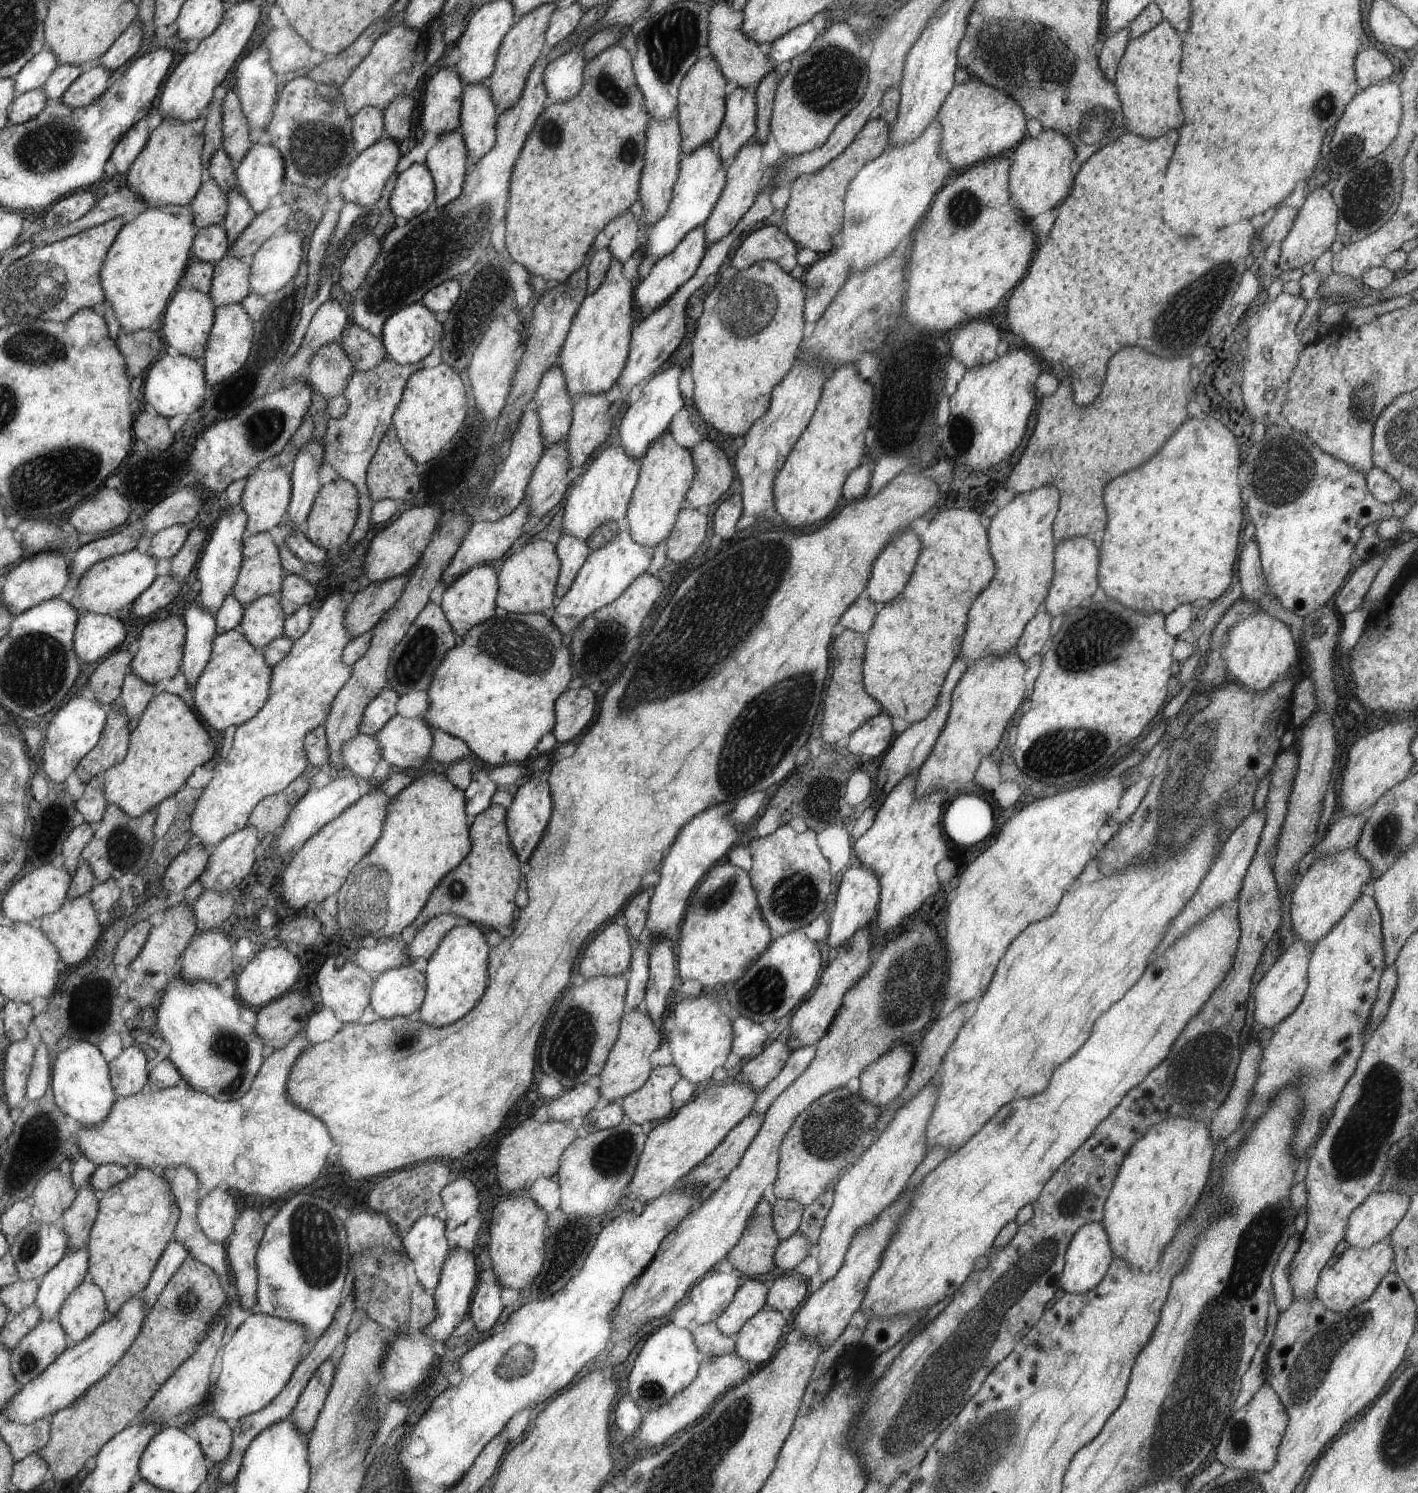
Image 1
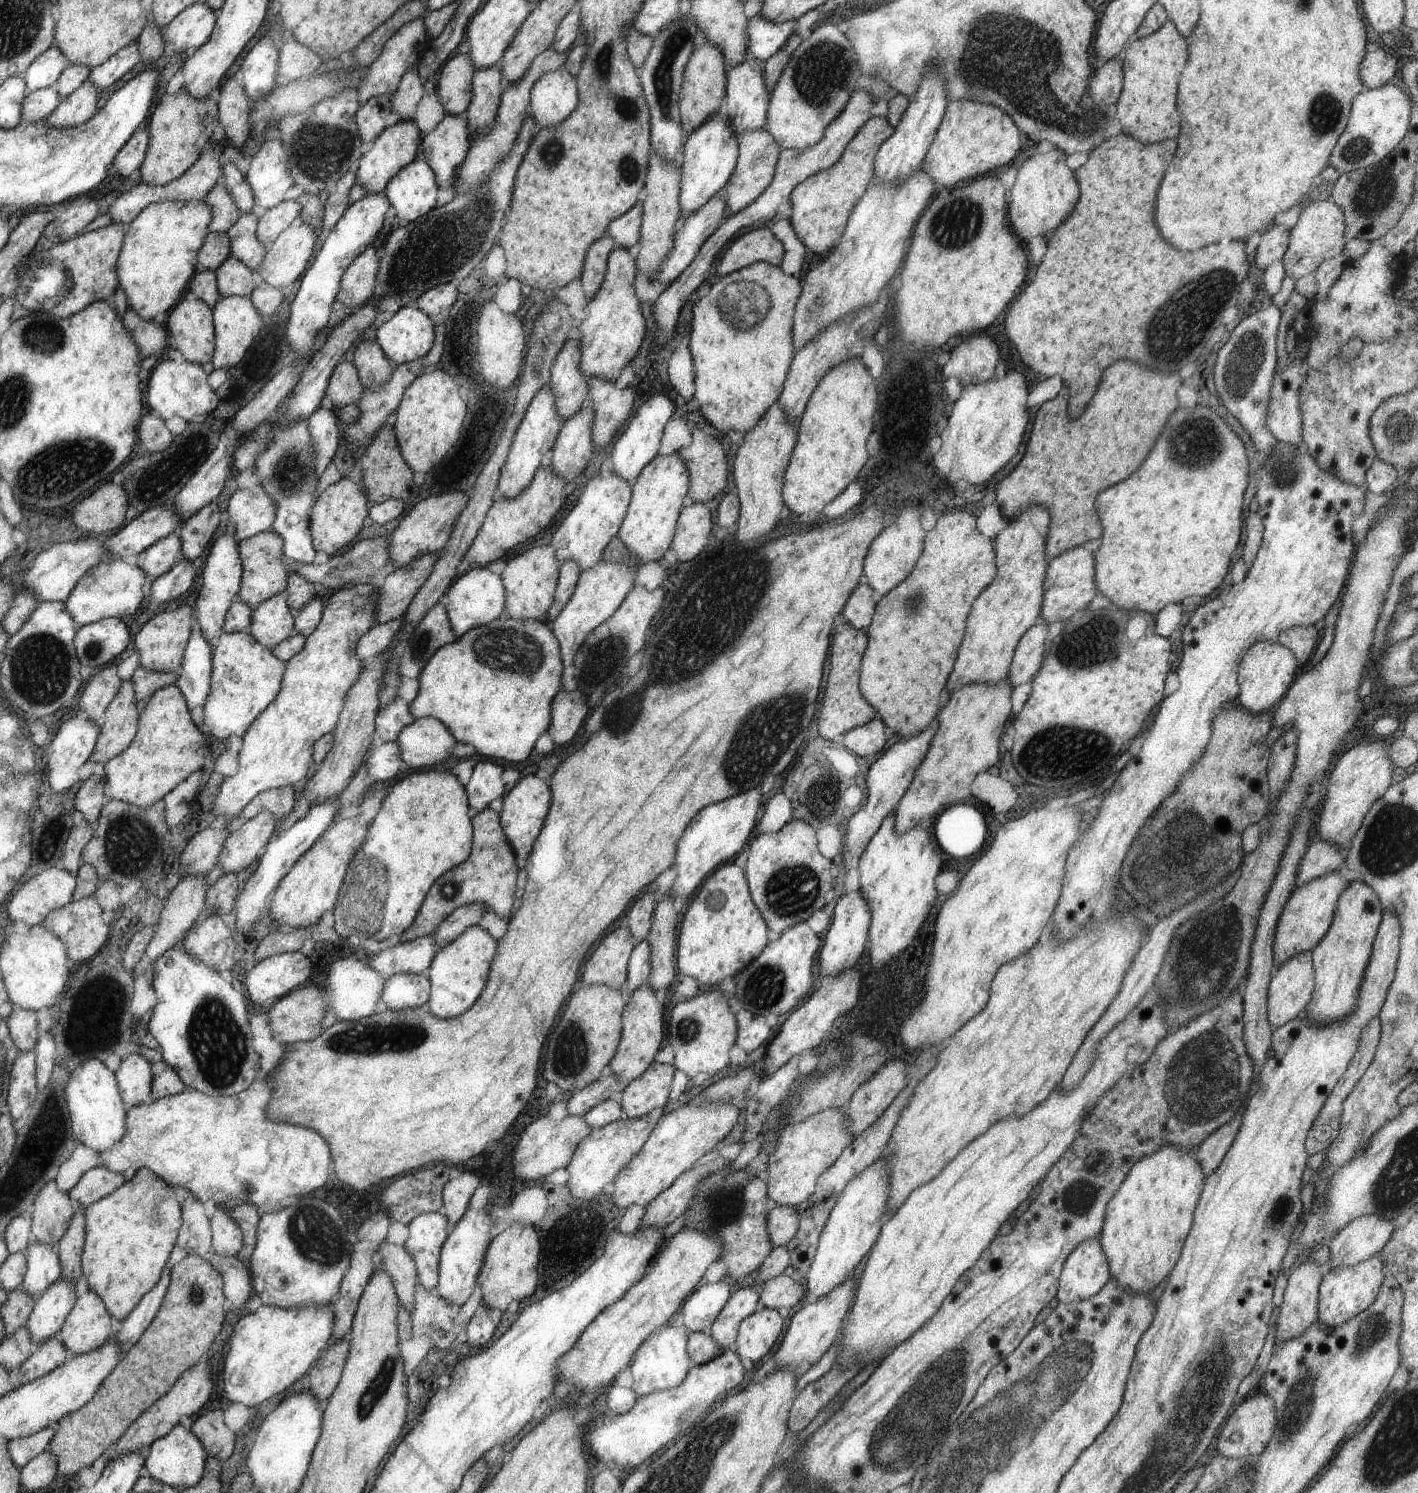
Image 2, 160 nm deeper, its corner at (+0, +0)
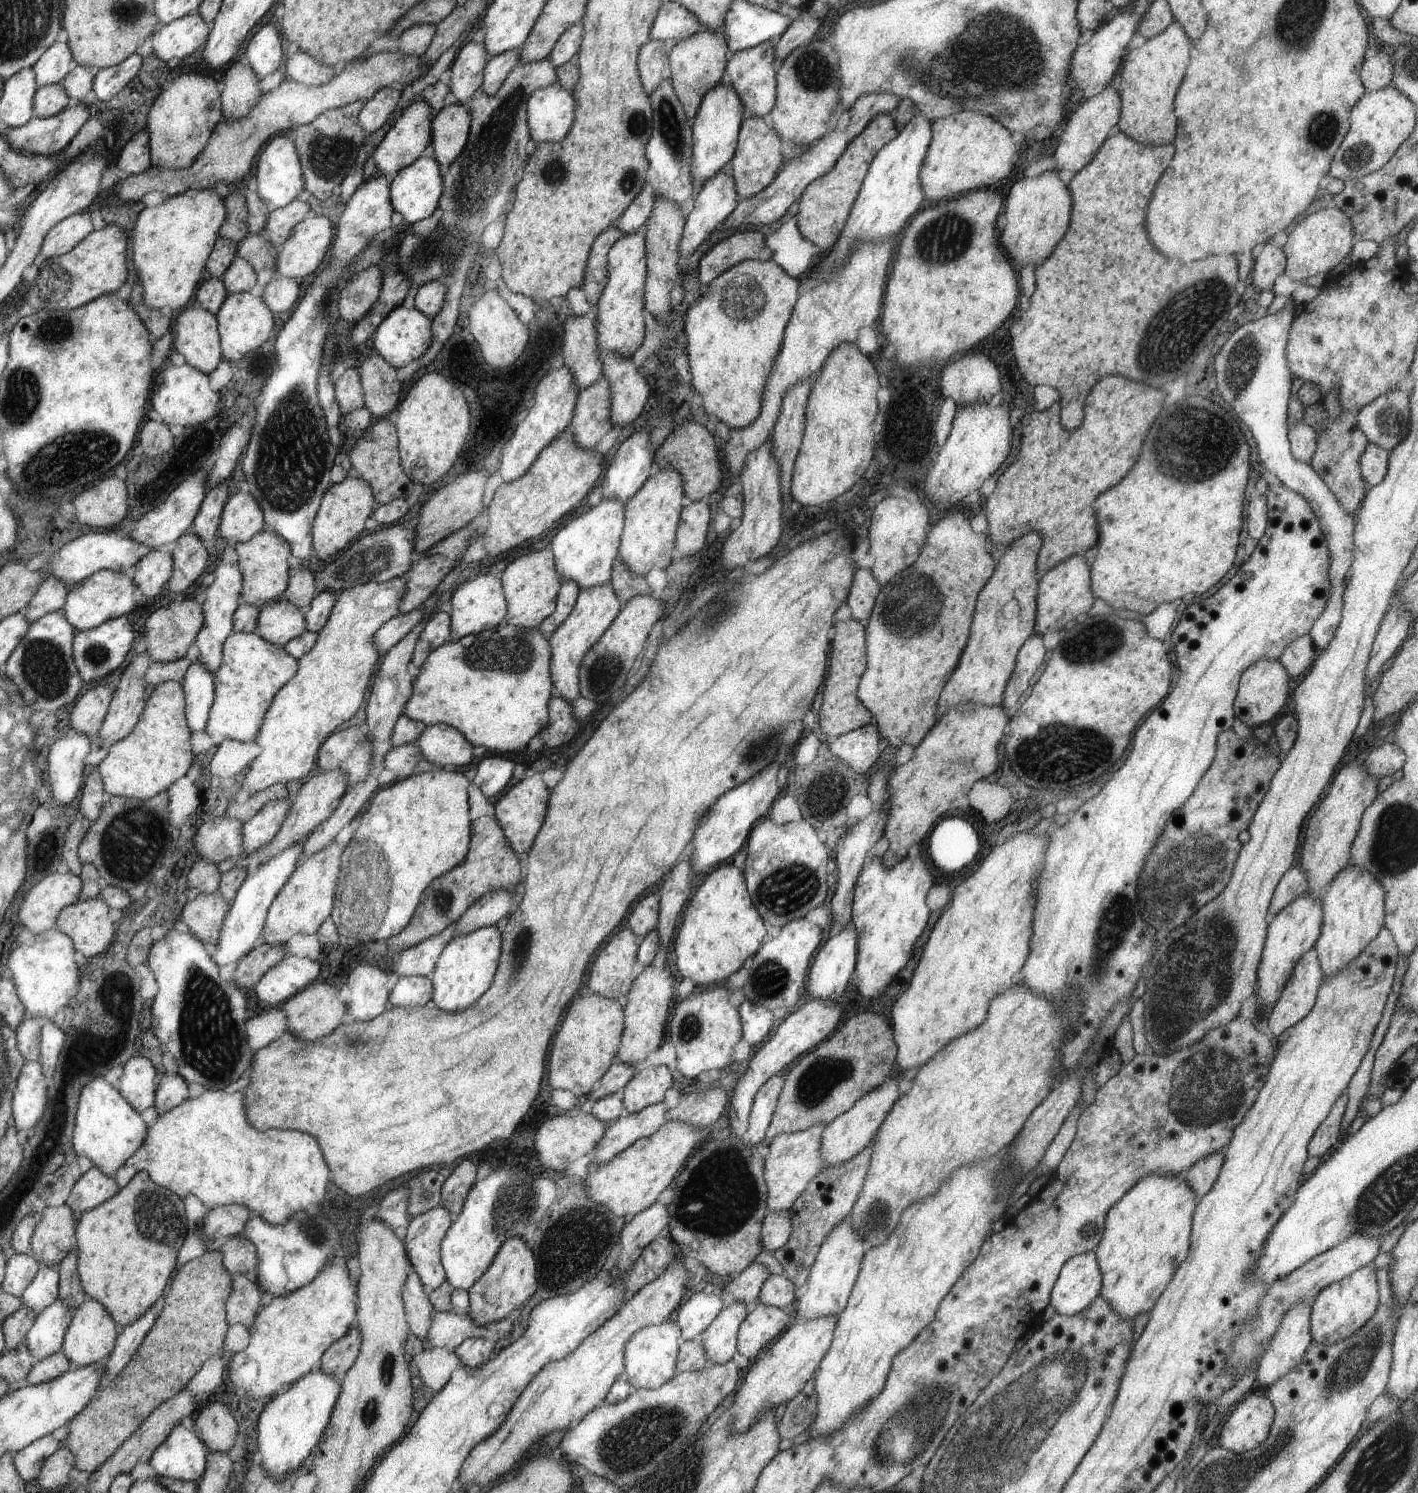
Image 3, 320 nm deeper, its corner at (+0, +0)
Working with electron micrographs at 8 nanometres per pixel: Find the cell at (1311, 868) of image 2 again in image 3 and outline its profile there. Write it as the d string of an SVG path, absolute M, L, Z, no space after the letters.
M1298 864L1296 867L1290 868L1280 879L1269 904L1269 912L1277 915L1283 908L1286 908L1286 905L1294 902L1306 892L1307 876Z

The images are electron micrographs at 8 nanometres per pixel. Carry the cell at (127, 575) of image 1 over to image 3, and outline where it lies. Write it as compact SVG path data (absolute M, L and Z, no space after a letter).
M102 569L89 576L88 579L82 580L81 583L72 586L65 598L62 613L75 629L89 631L100 627L107 620L117 619L122 614L128 614L136 606L134 592L136 592L134 581L130 580L127 575Z

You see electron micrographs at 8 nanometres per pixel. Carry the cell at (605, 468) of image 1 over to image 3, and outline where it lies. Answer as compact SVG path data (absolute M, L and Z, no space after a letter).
M602 499L596 507L574 518L566 527L559 530L550 543L550 550L556 557L560 579L572 581L581 589L608 585L612 582L612 572L620 548L624 528L625 507L619 500Z

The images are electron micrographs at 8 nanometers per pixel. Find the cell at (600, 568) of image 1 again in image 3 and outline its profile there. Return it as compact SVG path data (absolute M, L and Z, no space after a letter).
M611 583L581 589L574 610L550 637L554 688L558 690L558 696L571 705L581 695L580 668L585 656L594 648L598 639L609 630L623 606L618 600Z

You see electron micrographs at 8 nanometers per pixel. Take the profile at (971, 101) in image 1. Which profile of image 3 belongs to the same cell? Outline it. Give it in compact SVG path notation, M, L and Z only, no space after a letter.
M958 111L931 124L931 141L919 177L927 205L959 197L978 189L990 189L1012 170L1016 146L1012 133L994 118L972 111Z

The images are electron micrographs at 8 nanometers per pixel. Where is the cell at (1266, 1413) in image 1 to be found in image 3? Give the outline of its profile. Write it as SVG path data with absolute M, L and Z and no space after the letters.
M1250 1394L1232 1409L1222 1423L1218 1439L1222 1447L1236 1454L1260 1446L1268 1438L1275 1417L1270 1399L1260 1394Z

